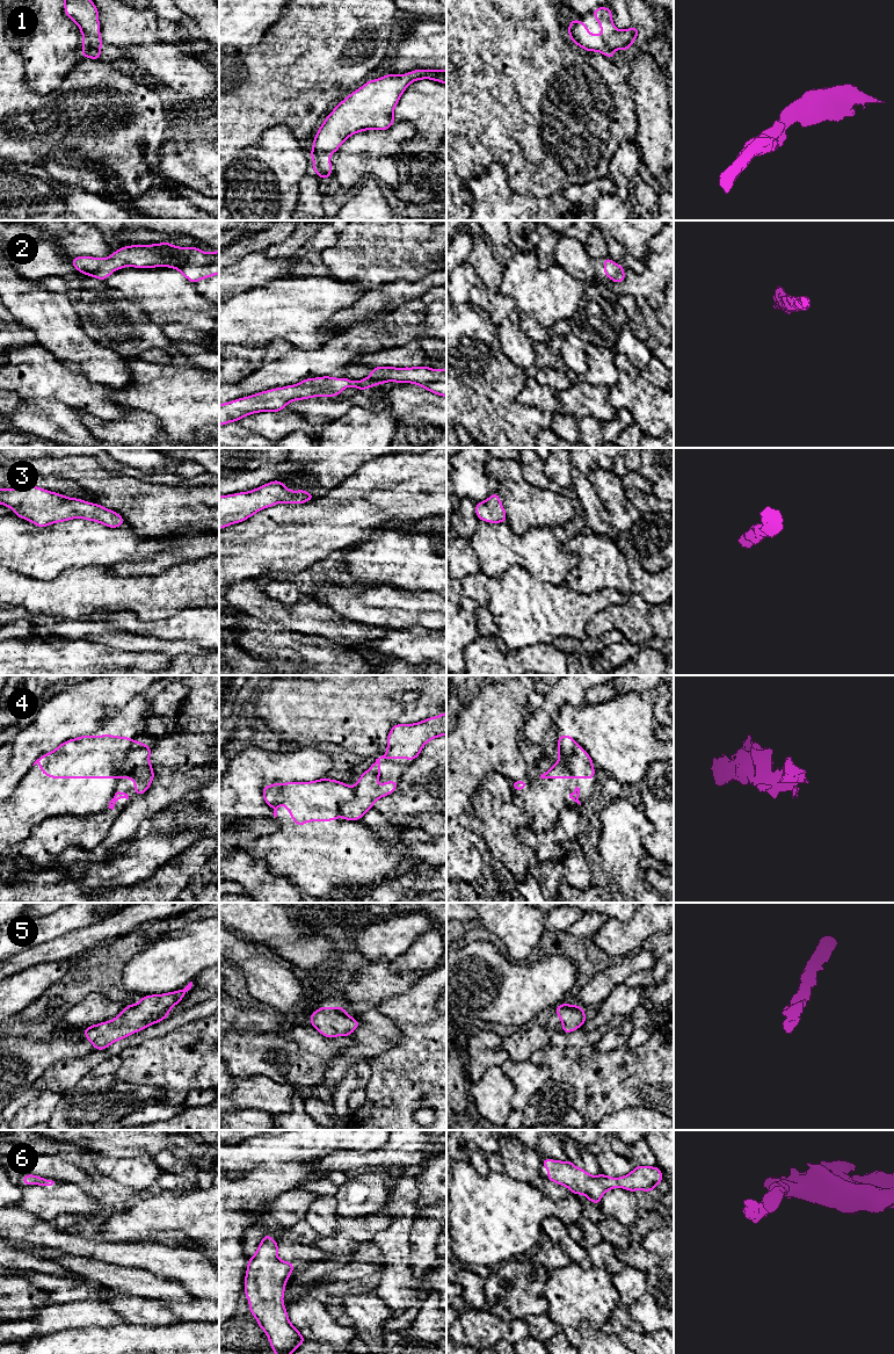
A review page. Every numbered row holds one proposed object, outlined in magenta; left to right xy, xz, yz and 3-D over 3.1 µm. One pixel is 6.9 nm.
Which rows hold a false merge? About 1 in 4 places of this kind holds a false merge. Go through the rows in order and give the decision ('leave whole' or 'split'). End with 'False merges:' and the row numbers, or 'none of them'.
1: leave whole
2: leave whole
3: leave whole
4: split
5: leave whole
6: leave whole
False merges: 4

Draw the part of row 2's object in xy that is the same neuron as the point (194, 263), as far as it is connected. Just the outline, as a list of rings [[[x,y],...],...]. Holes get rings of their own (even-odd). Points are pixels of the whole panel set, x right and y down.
[[[169,241],[154,245],[131,245],[115,251],[109,258],[100,259],[92,256],[75,256],[71,259],[77,271],[83,273],[86,276],[94,276],[101,281],[106,281],[114,270],[131,266],[135,268],[154,268],[170,267],[177,269],[191,283],[196,284],[199,280],[211,277],[219,274],[219,251],[205,253],[197,247],[177,247],[172,246]]]

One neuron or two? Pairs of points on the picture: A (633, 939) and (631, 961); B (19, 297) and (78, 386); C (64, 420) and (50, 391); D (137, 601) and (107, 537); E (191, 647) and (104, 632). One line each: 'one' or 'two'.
A: two
B: two
C: two
D: two
E: one

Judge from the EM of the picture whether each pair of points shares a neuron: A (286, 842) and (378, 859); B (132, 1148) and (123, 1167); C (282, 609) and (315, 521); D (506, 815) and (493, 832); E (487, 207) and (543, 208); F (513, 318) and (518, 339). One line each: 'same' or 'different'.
A: same
B: different
C: different
D: same
E: same
F: same

